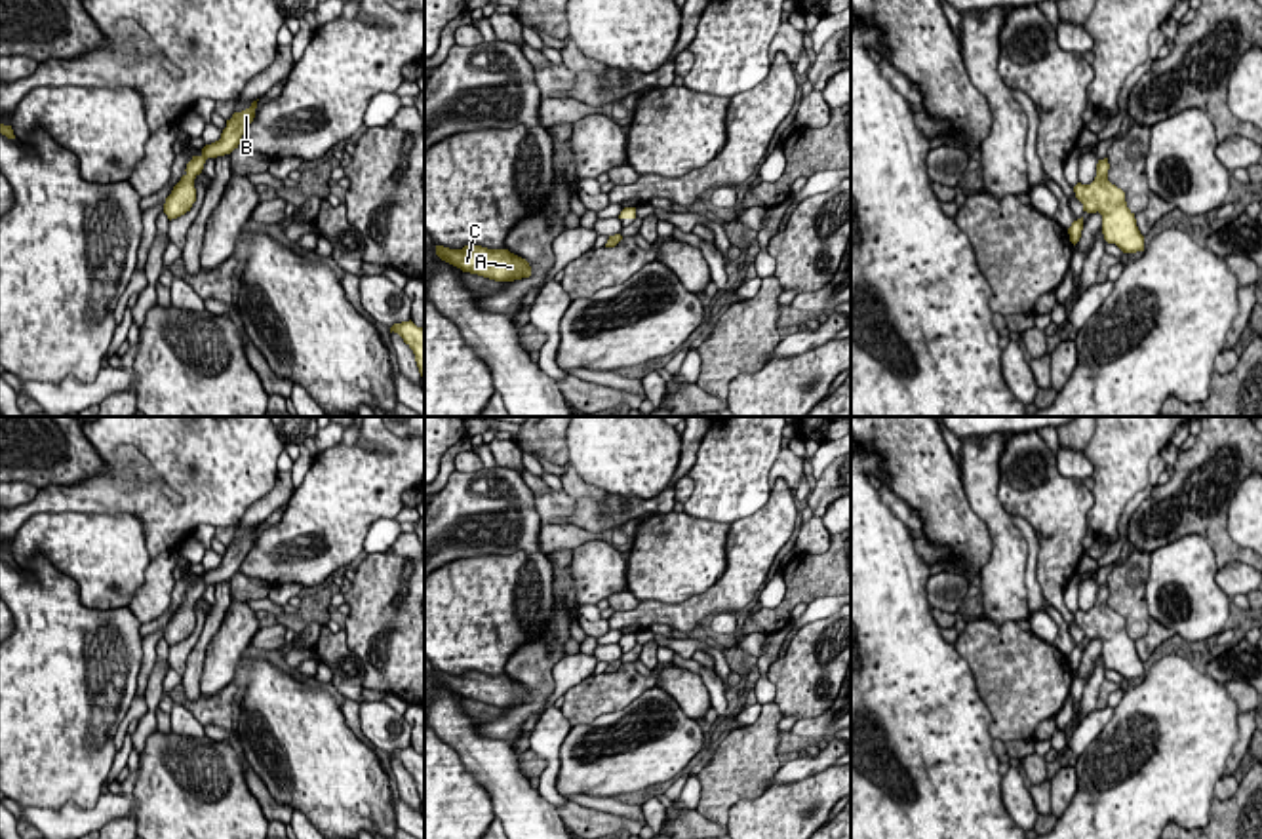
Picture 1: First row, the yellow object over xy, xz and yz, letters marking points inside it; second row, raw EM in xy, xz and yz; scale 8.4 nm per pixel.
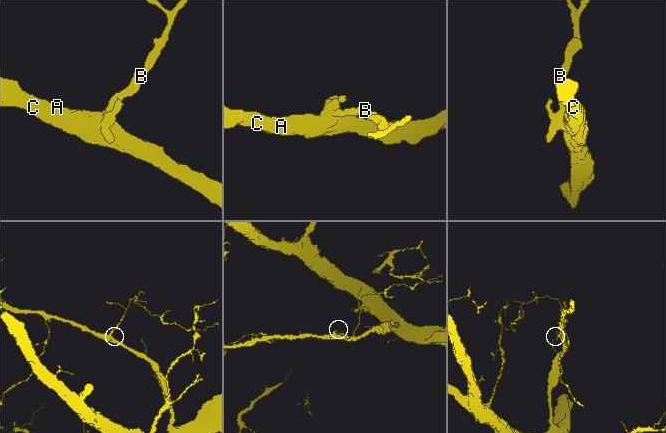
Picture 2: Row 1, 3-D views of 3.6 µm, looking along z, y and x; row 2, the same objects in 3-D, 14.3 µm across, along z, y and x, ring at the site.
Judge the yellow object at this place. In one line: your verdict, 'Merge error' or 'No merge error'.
No merge error

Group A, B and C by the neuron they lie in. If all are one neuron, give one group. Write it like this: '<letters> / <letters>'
A B C

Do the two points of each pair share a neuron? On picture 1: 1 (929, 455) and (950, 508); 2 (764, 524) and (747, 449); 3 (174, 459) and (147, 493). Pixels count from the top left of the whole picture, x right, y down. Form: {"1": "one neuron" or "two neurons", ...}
{"1": "one neuron", "2": "two neurons", "3": "one neuron"}

